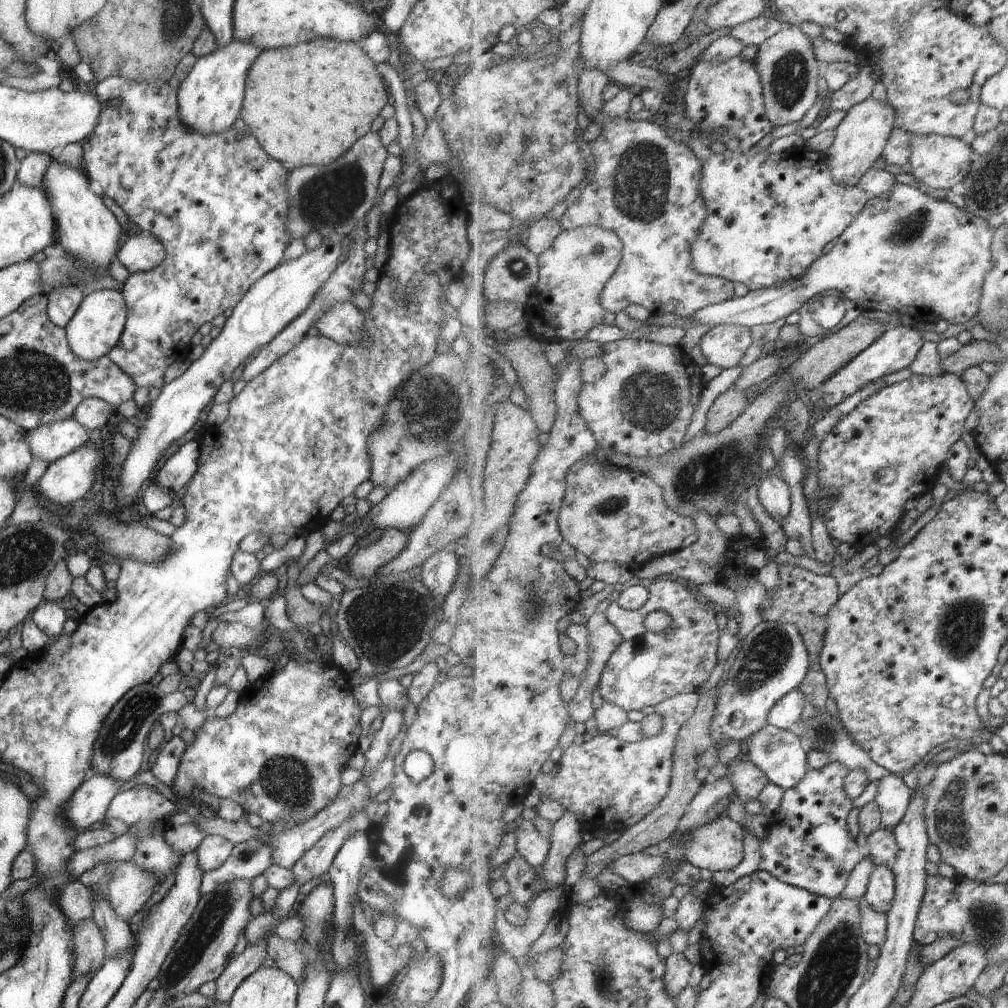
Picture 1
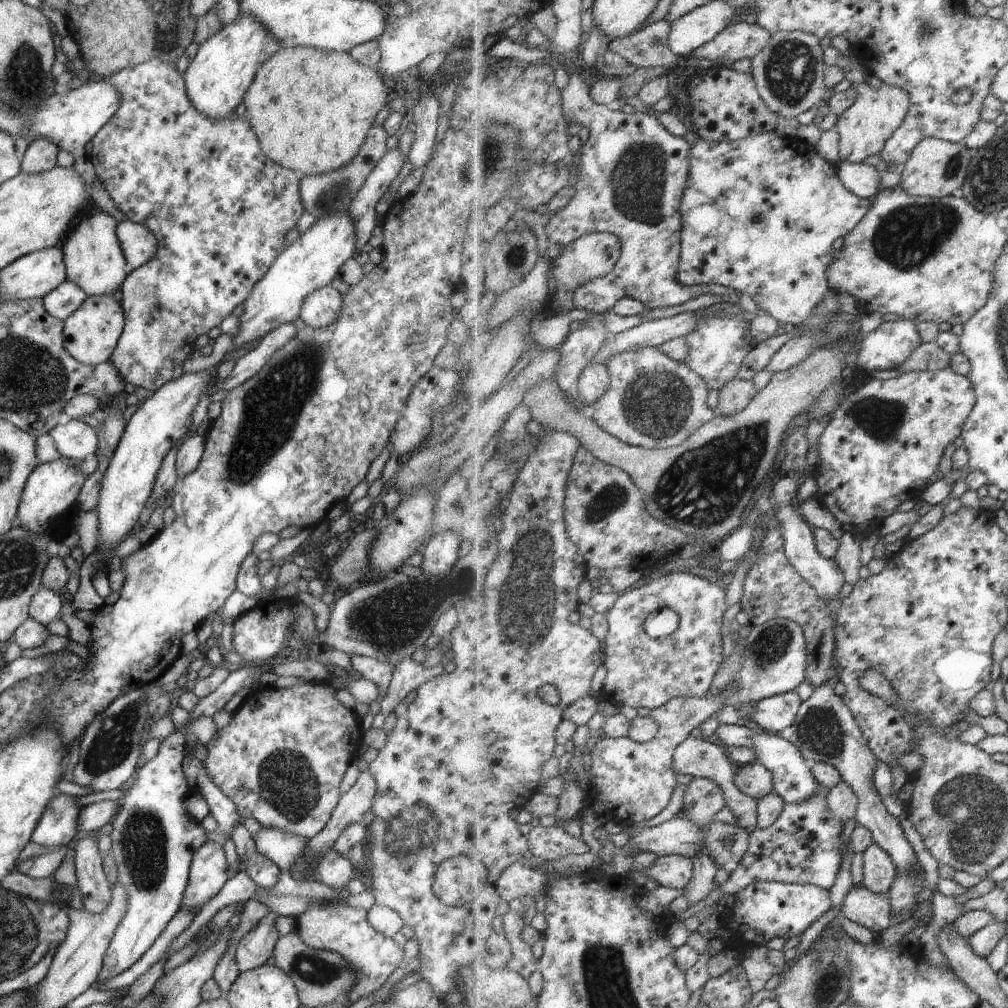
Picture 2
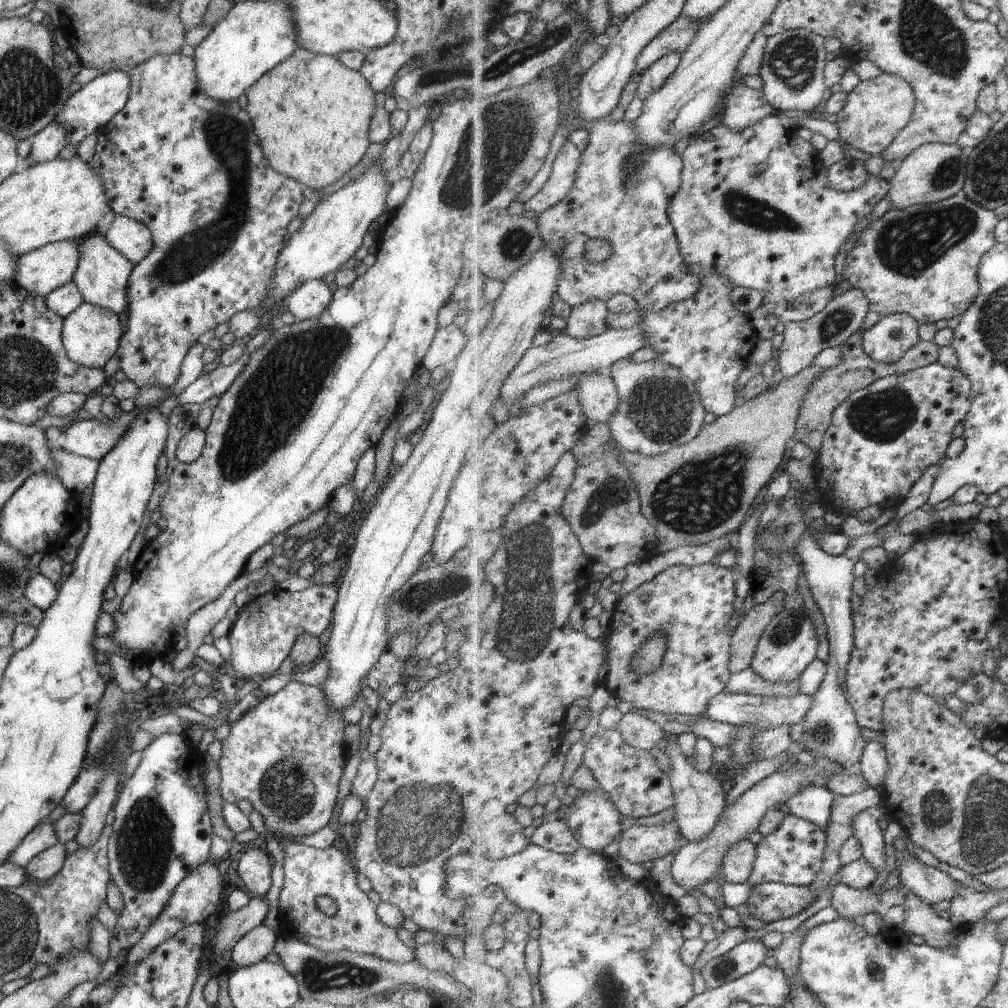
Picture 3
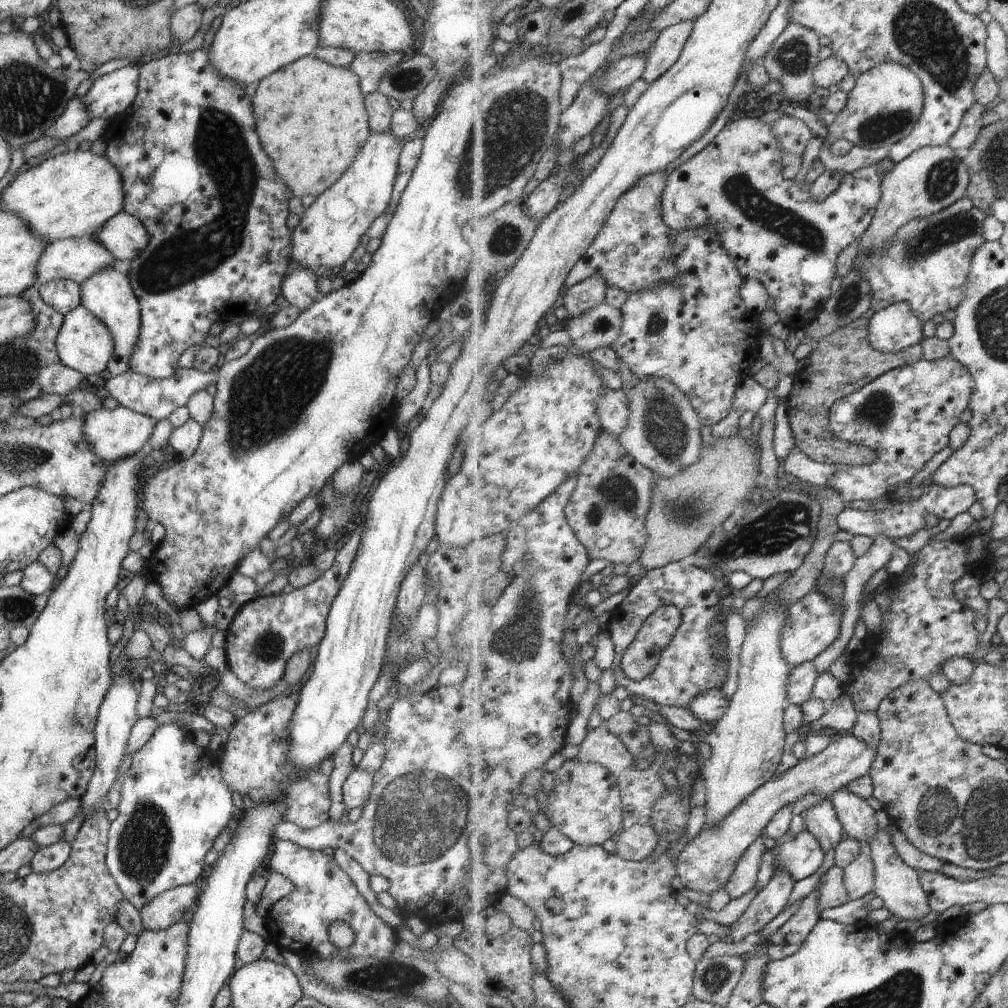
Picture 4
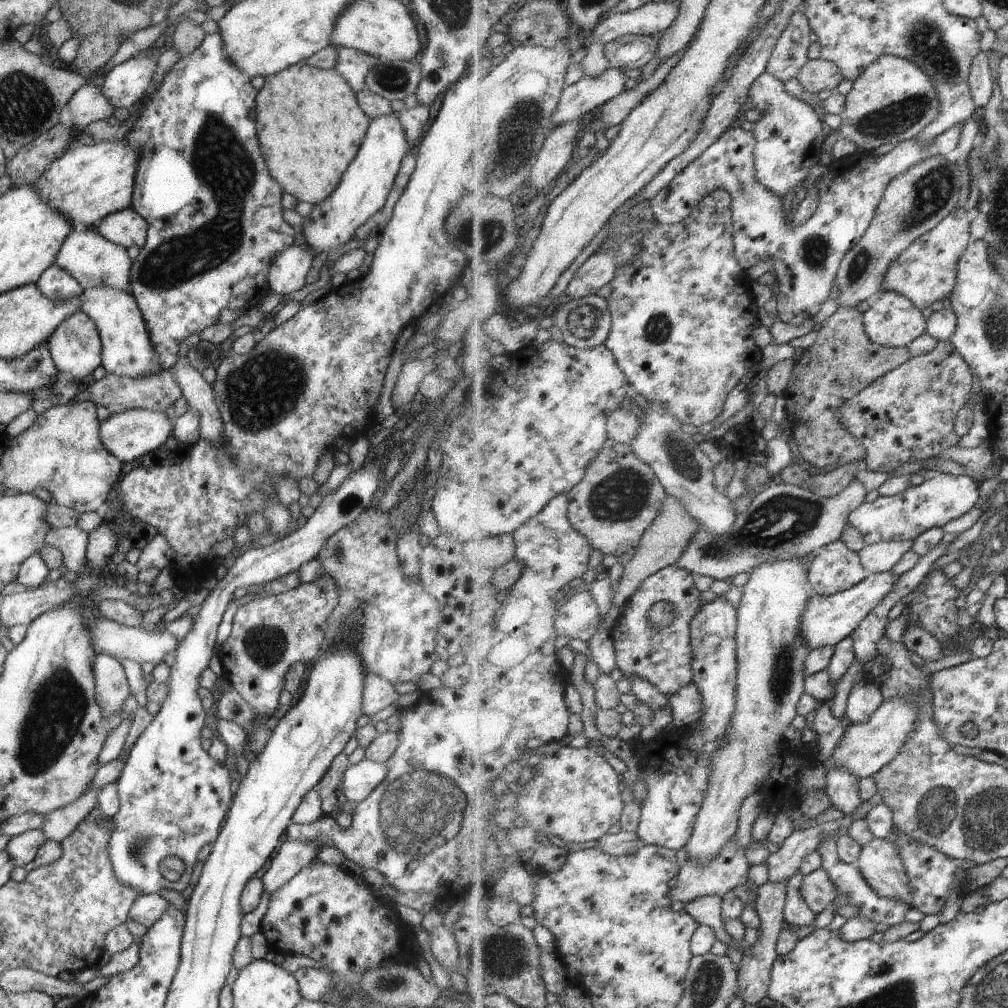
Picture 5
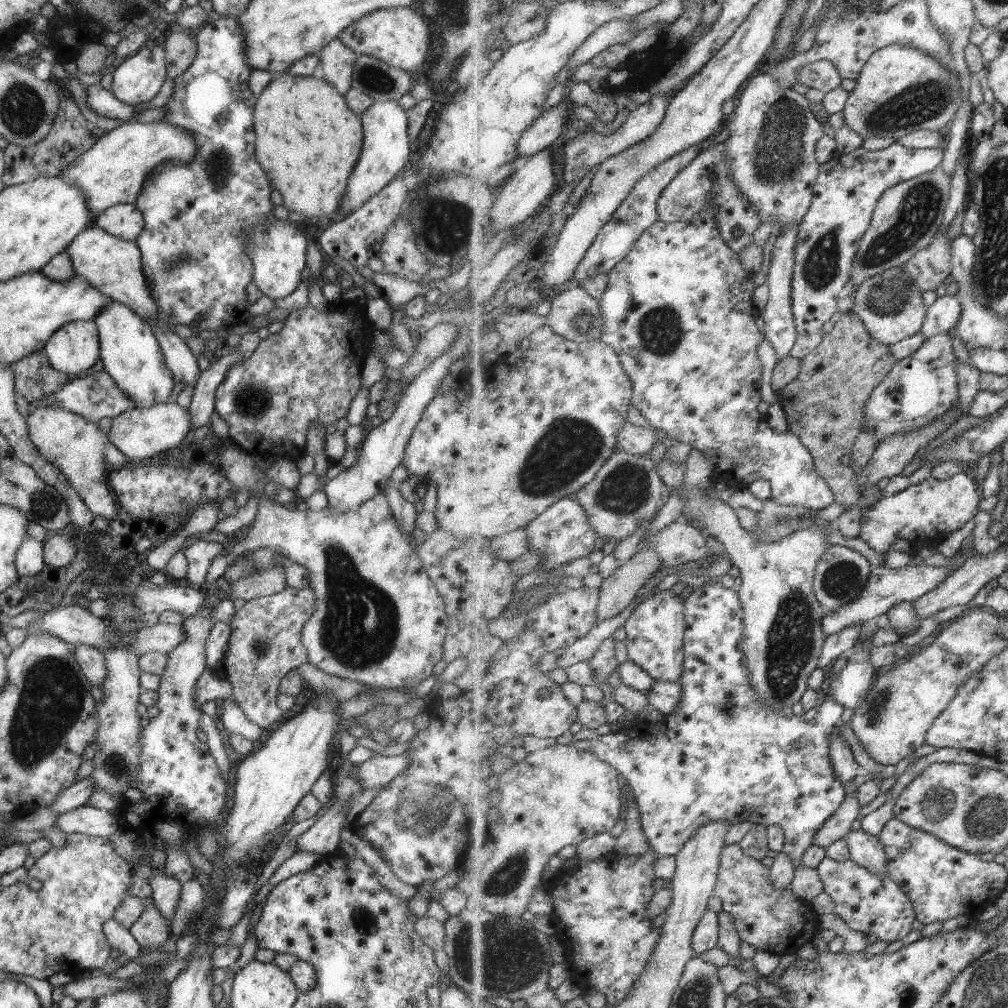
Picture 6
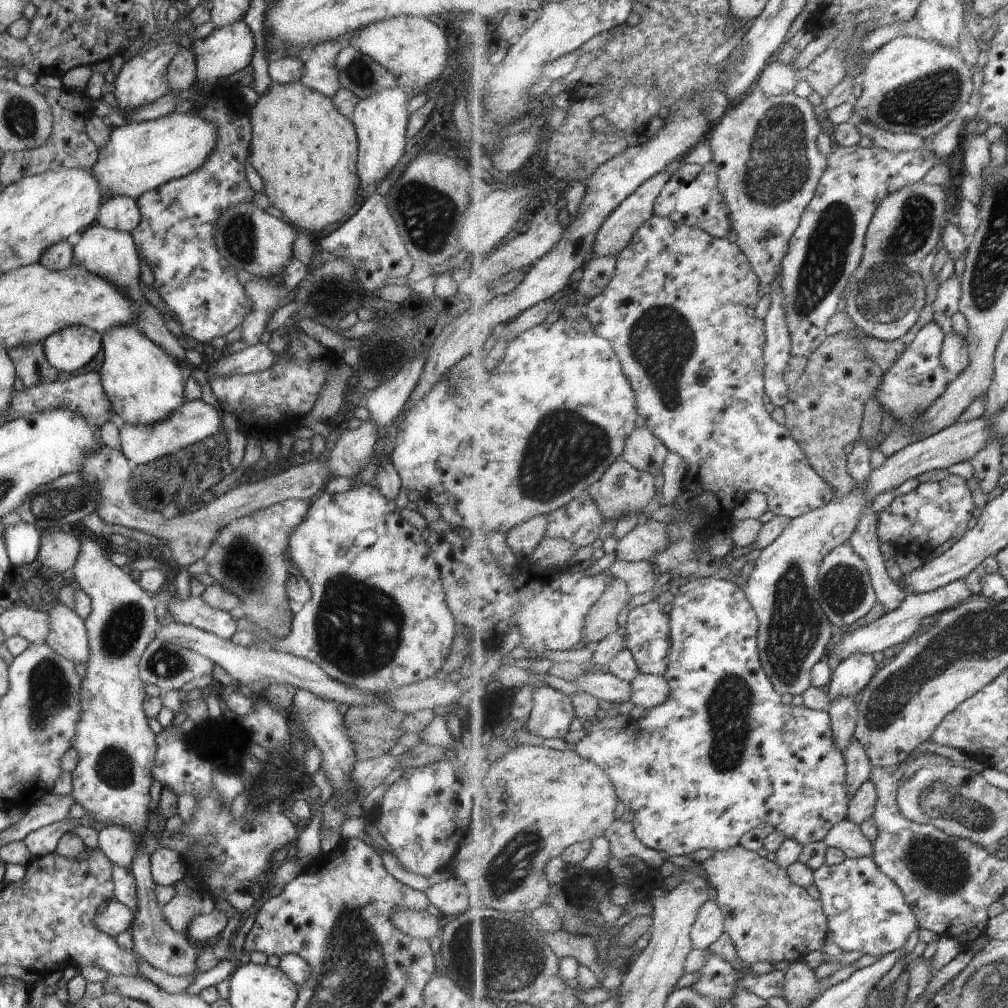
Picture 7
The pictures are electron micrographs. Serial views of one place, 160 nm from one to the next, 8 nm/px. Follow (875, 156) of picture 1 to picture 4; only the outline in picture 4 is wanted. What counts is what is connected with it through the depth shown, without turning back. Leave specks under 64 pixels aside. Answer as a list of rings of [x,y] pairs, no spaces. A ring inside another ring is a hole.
[[[892,62],[876,66],[874,69],[856,77],[855,88],[848,92],[847,106],[841,112],[838,112],[834,123],[829,126],[829,134],[823,145],[829,149],[835,141],[847,139],[861,148],[885,147],[889,150],[890,147],[907,138],[913,132],[924,109],[924,98],[923,83],[918,74],[915,74],[910,68]]]

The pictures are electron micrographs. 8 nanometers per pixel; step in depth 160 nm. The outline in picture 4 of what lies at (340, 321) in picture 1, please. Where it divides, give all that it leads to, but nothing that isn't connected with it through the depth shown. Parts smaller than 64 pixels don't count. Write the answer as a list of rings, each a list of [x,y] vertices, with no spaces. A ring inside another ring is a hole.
[[[291,264],[280,284],[280,294],[288,304],[299,311],[309,308],[321,296],[315,285],[313,269],[304,269]]]

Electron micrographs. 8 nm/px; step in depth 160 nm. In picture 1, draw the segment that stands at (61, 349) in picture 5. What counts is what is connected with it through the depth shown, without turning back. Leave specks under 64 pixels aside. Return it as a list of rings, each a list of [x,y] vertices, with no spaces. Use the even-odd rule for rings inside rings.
[[[100,289],[85,295],[75,314],[65,325],[66,341],[71,352],[80,359],[90,361],[106,355],[117,339],[126,321],[126,306],[118,290]]]

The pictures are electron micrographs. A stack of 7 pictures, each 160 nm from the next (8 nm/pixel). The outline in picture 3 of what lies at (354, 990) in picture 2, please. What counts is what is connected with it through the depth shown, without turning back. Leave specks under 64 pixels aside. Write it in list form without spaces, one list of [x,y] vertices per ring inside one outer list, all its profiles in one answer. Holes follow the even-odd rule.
[[[290,841],[285,844],[283,851],[283,885],[278,897],[277,936],[286,939],[297,939],[322,951],[345,949],[359,954],[371,955],[379,960],[403,964],[413,960],[413,950],[403,945],[397,939],[397,930],[386,927],[375,914],[376,904],[367,899],[355,883],[356,870],[351,860],[344,856],[333,845],[324,849],[308,847],[303,843]],[[317,896],[329,896],[336,902],[336,912],[332,916],[324,916],[315,905]]]

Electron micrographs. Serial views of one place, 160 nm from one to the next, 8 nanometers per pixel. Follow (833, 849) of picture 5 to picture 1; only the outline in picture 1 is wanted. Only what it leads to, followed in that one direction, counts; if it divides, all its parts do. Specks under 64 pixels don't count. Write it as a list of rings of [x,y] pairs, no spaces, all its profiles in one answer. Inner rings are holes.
[[[768,725],[745,738],[745,757],[750,757],[752,762],[763,770],[769,781],[777,786],[781,786],[785,793],[791,788],[795,788],[807,774],[809,774],[809,756],[803,748],[801,740],[790,730],[779,729],[773,725]]]

